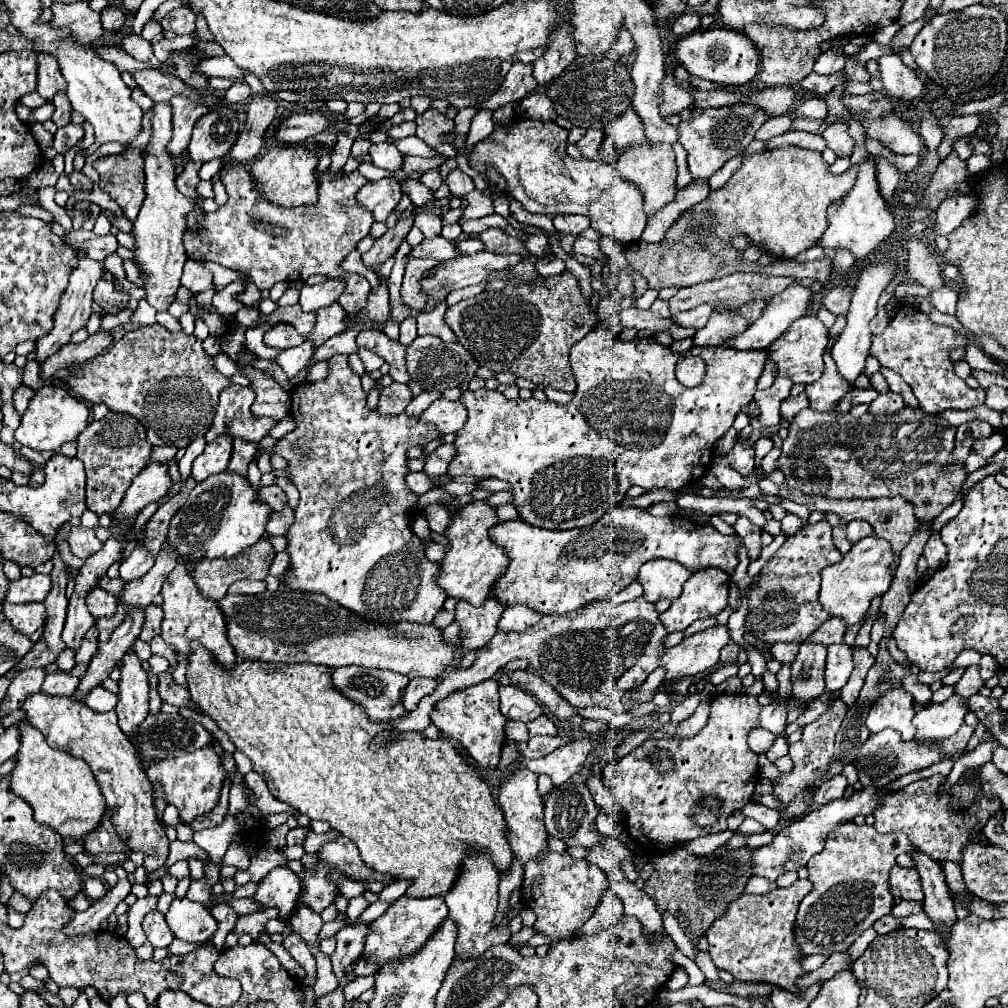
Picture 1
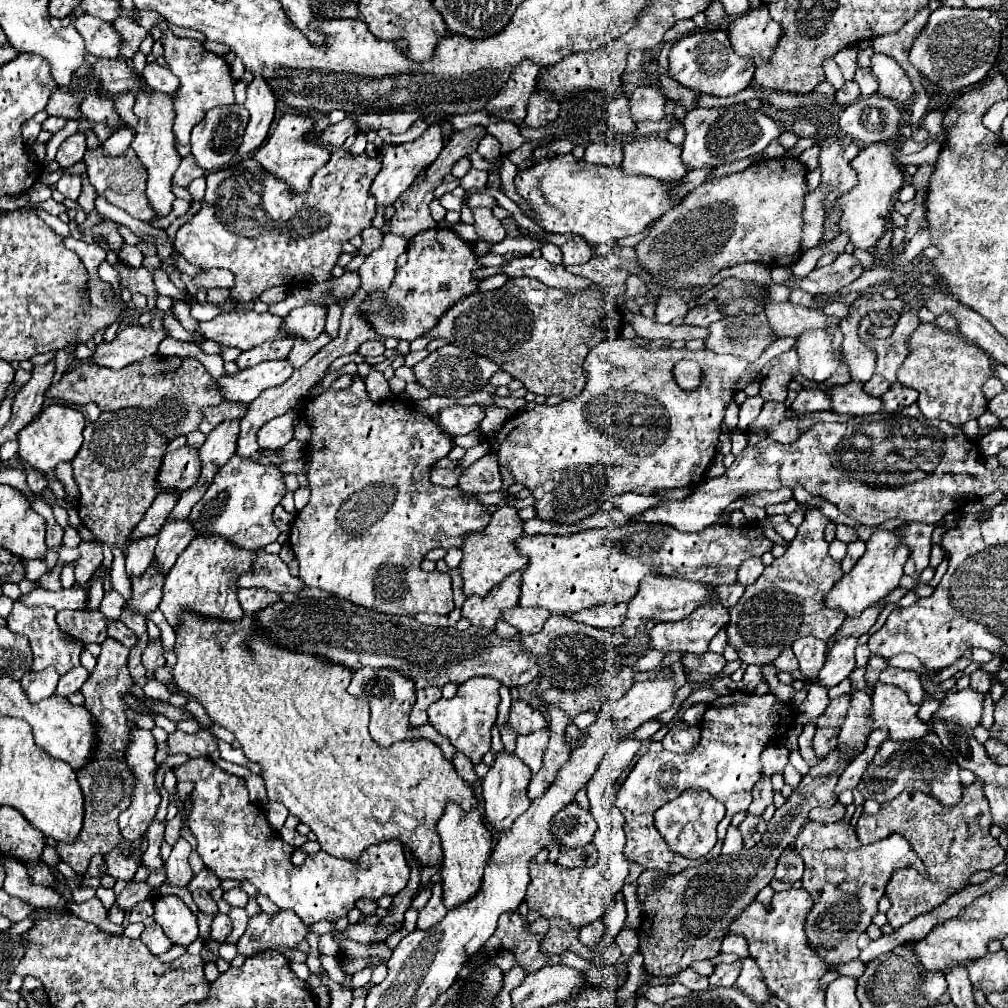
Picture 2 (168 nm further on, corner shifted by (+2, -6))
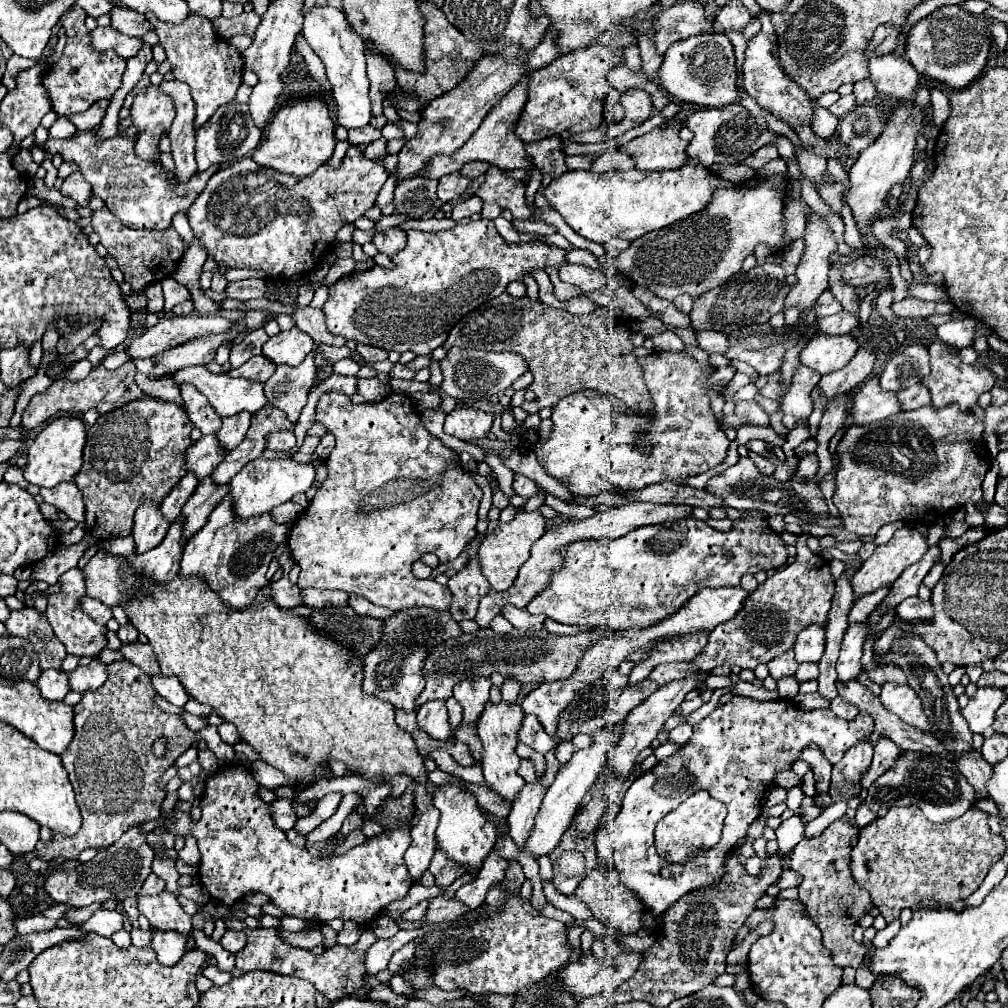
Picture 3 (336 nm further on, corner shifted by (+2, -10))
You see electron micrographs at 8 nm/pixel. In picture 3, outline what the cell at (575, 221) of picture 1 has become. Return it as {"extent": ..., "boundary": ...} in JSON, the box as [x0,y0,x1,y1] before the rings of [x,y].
{"extent":[560,264,608,292],"boundary":[[[564,264],[560,268],[560,280],[578,286],[584,292],[592,292],[598,290],[600,286],[604,286],[608,282],[608,278],[588,266],[578,266],[578,264]]]}

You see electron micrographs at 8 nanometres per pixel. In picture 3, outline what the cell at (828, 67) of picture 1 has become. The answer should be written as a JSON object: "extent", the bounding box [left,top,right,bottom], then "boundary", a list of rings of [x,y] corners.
{"extent":[810,102,838,138],"boundary":[[[812,102],[812,120],[810,120],[810,128],[822,136],[822,138],[830,138],[836,130],[838,124],[838,116],[834,116],[828,108],[822,108],[818,102]]]}

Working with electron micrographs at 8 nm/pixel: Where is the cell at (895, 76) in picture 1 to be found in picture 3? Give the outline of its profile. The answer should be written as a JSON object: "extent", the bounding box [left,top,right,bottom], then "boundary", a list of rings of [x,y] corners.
{"extent":[868,54,918,100],"boundary":[[[892,54],[872,56],[868,60],[870,80],[878,88],[878,92],[888,94],[896,100],[910,100],[918,86],[918,72],[906,58],[898,58]]]}

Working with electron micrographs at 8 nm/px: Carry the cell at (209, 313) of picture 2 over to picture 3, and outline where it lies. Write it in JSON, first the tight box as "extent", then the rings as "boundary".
{"extent":[188,146,386,280],"boundary":[[[358,146],[348,148],[338,168],[324,164],[312,176],[304,178],[280,174],[256,164],[252,158],[244,158],[228,168],[218,170],[216,176],[208,180],[202,194],[188,208],[188,220],[194,238],[206,248],[206,254],[214,258],[216,264],[260,270],[268,276],[268,280],[290,280],[292,276],[304,274],[304,270],[314,270],[322,262],[322,256],[336,240],[336,232],[344,224],[364,216],[366,210],[374,206],[376,196],[386,180],[386,168],[372,160],[366,160]]]}

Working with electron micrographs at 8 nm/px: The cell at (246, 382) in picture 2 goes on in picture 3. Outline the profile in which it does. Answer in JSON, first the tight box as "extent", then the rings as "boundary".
{"extent":[174,366,268,416],"boundary":[[[186,366],[186,368],[180,368],[174,374],[174,380],[176,380],[176,384],[188,382],[188,384],[196,386],[208,398],[208,402],[214,406],[214,410],[220,416],[234,416],[234,414],[238,414],[242,410],[258,412],[268,402],[268,398],[264,396],[264,382],[250,380],[250,378],[232,378],[228,374],[212,374],[206,366]]]}

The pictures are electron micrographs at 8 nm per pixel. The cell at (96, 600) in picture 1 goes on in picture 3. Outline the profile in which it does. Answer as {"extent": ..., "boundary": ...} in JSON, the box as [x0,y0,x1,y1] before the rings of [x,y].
{"extent":[120,642,160,674],"boundary":[[[130,642],[130,644],[122,644],[120,646],[120,652],[126,660],[130,660],[132,664],[140,666],[146,674],[156,674],[160,672],[160,666],[158,666],[158,660],[152,652],[152,646],[150,644],[142,644],[142,642]]]}

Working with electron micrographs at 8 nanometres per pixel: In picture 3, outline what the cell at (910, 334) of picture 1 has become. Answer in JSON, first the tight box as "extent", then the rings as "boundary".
{"extent":[922,342,996,412],"boundary":[[[934,342],[930,346],[930,368],[932,368],[932,372],[930,372],[930,376],[926,376],[922,380],[922,384],[930,390],[934,408],[958,404],[958,408],[962,412],[972,412],[972,408],[978,404],[978,398],[996,384],[996,376],[992,374],[992,370],[988,366],[984,366],[982,362],[976,362],[976,364],[962,362],[958,350],[952,346],[946,346],[942,342]]]}

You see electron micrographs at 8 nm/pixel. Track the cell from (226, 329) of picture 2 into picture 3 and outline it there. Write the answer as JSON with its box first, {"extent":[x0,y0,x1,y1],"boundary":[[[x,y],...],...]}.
{"extent":[126,316,232,360],"boundary":[[[184,316],[184,318],[162,318],[156,326],[142,330],[128,344],[126,352],[132,360],[162,354],[164,350],[176,348],[188,340],[202,338],[208,334],[226,334],[232,328],[232,320],[222,316]]]}

